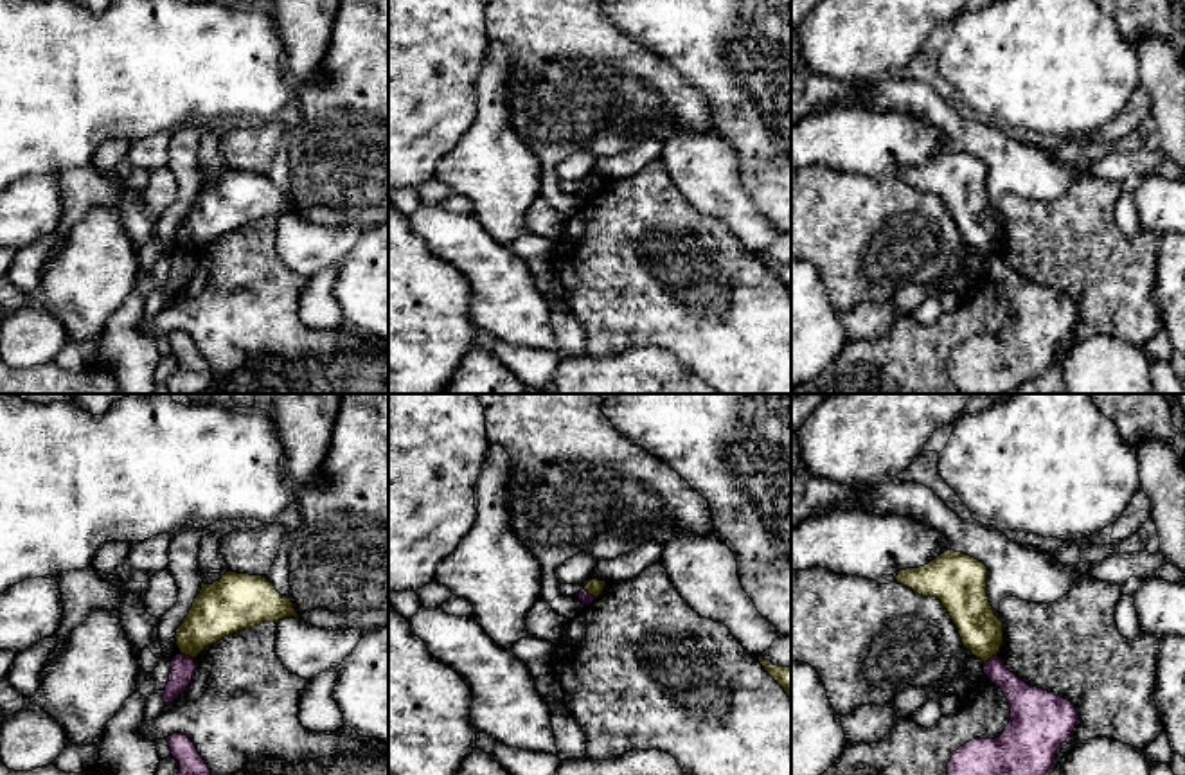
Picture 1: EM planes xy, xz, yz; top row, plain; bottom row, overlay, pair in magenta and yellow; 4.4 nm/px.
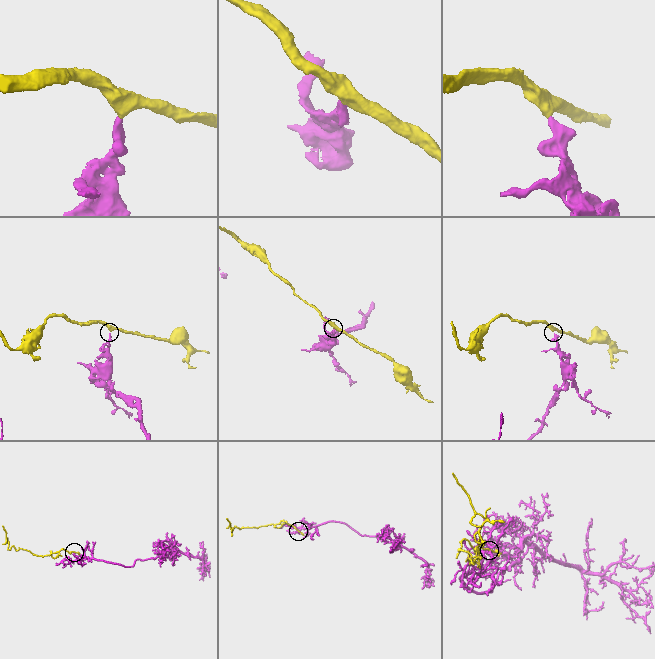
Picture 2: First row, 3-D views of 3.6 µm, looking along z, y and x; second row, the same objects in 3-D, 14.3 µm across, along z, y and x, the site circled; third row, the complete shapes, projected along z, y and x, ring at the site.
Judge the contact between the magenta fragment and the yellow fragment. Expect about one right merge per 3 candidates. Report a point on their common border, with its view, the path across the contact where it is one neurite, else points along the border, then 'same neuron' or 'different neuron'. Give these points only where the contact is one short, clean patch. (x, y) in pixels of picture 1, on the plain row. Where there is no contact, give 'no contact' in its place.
meets magenta in xy at (187, 254); border along xy (180, 249), (193, 256); different neuron

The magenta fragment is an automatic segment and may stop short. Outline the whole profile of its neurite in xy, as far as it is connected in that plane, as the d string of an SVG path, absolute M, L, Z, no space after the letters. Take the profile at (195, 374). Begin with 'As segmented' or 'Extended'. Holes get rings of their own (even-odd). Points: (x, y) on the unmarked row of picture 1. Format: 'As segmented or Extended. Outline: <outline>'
As segmented. Outline: M183 331L167 334L171 352L180 360L180 369L174 370L165 387L169 394L198 394L212 383L212 370L194 340Z

